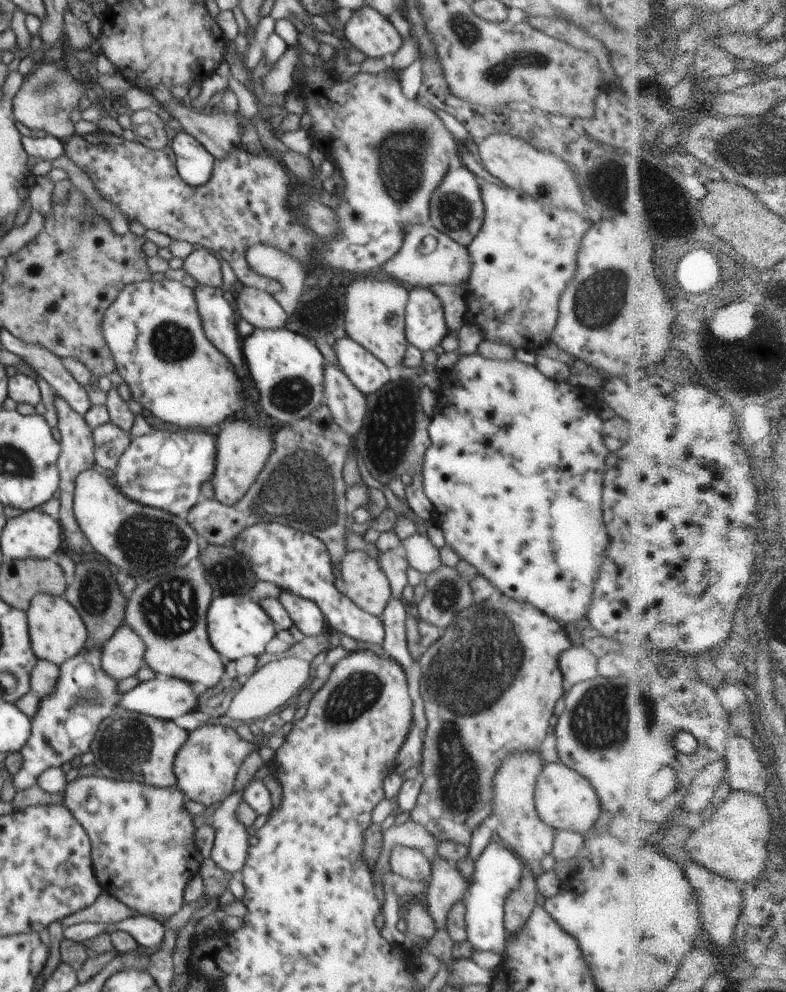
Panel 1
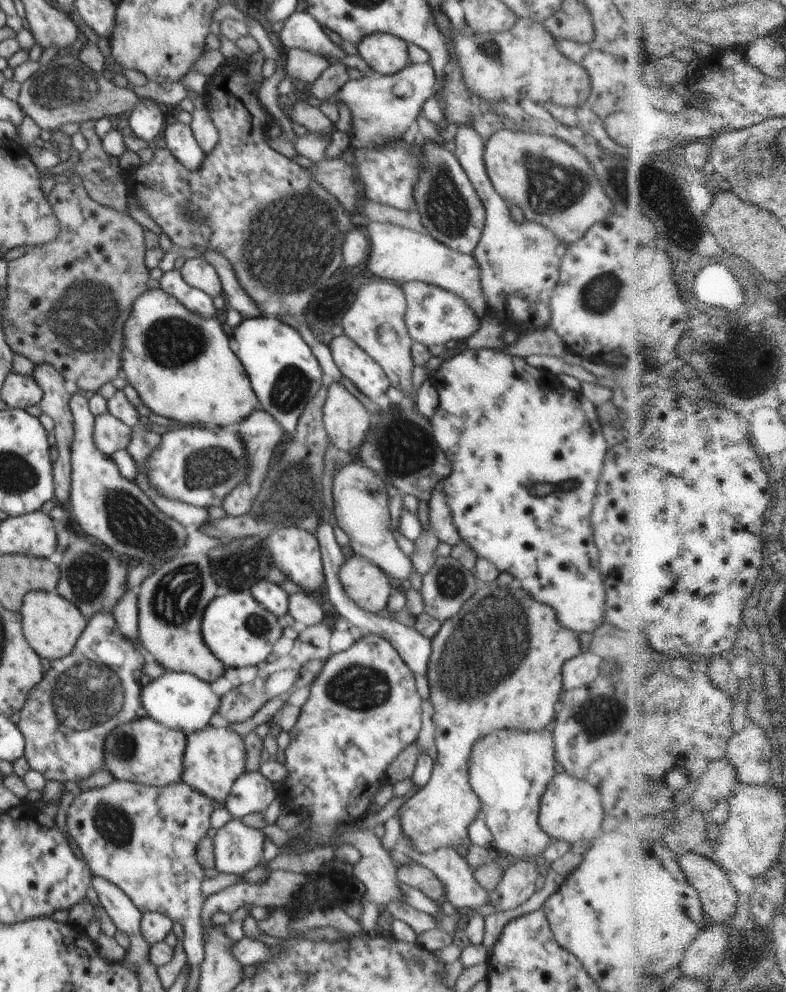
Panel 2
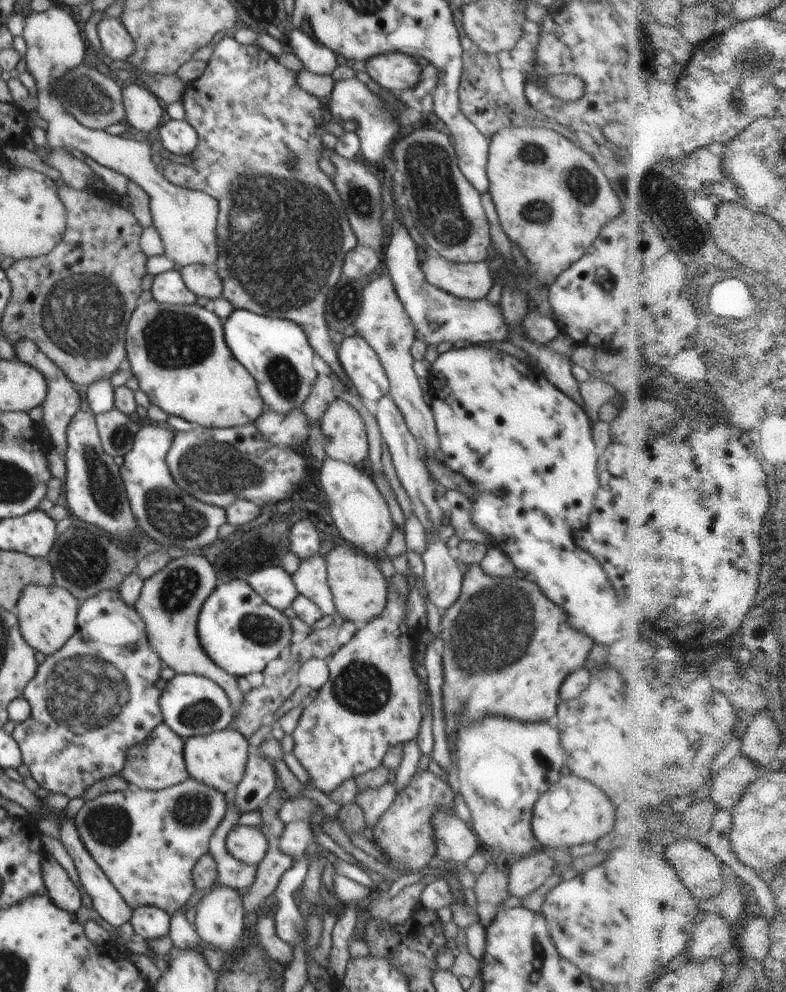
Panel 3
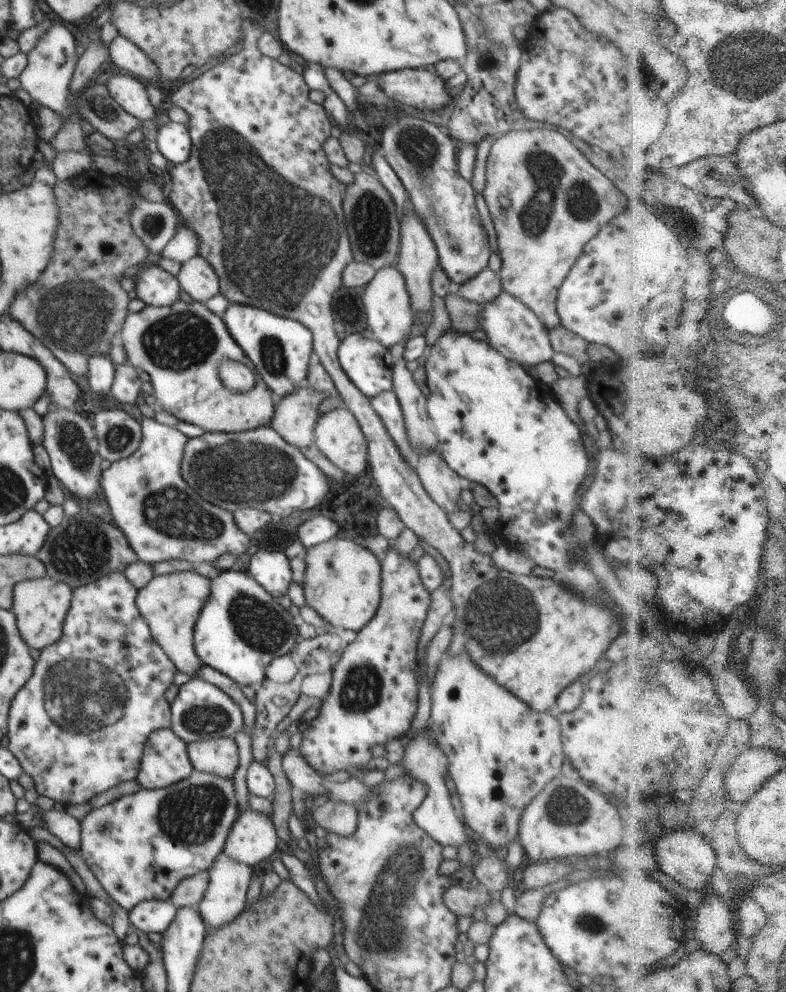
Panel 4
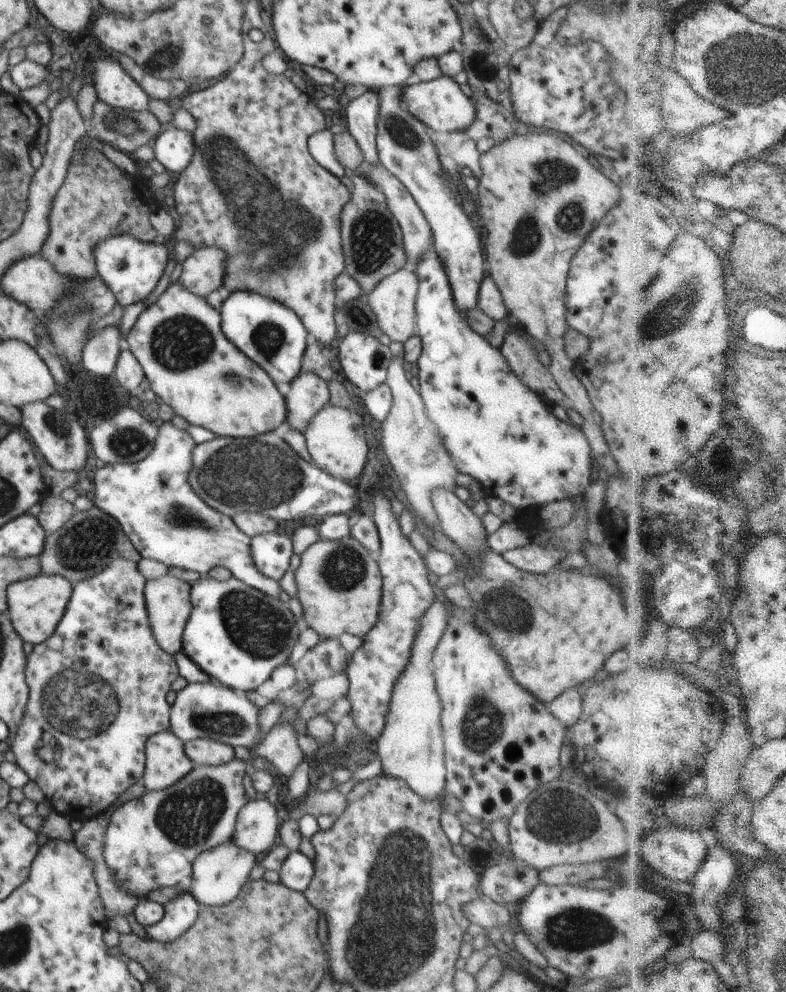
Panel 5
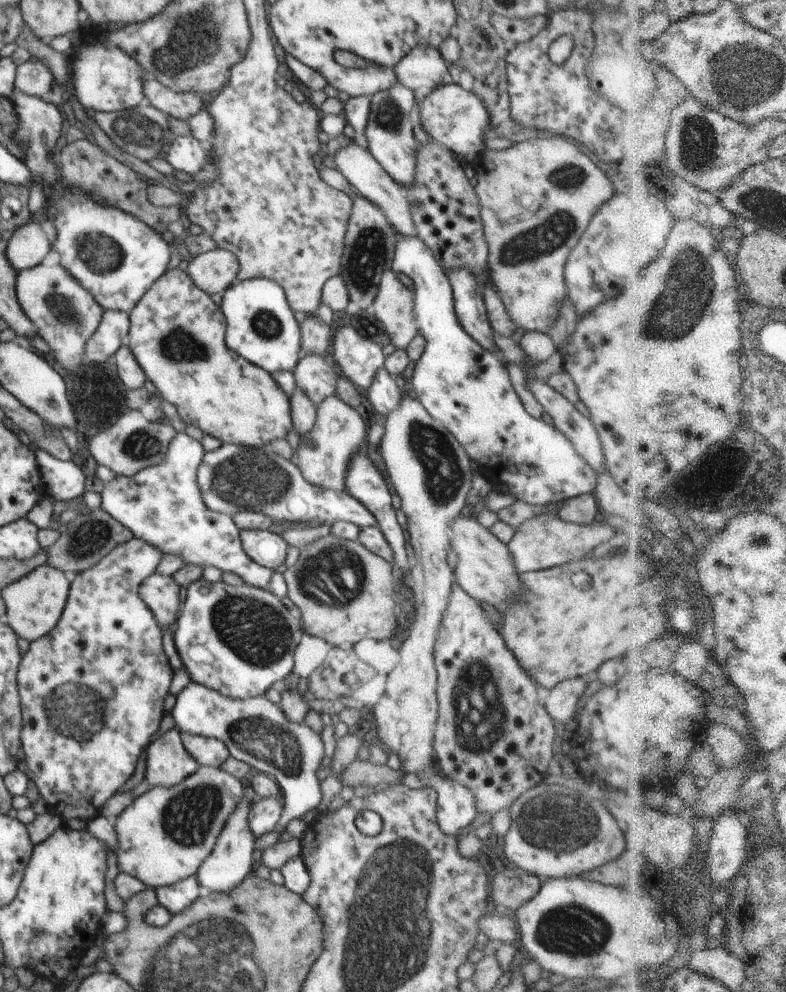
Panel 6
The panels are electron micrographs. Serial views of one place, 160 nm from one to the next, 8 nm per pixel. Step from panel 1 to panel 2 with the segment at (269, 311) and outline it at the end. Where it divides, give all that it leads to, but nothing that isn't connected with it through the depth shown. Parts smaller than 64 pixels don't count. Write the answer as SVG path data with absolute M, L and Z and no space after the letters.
M200 246L202 258L212 264L221 281L222 295L226 298L226 303L240 312L244 317L256 317L262 315L259 309L251 302L247 296L248 292L240 286L240 282L236 279L230 262L224 258L222 254L216 250L204 250Z

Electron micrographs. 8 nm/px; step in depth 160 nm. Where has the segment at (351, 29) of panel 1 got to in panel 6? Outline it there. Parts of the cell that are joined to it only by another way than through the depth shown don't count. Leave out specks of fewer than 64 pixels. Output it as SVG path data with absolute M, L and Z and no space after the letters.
M456 83L442 84L432 91L422 102L419 118L432 140L468 163L475 163L486 151L484 134L492 128L491 116L480 97Z

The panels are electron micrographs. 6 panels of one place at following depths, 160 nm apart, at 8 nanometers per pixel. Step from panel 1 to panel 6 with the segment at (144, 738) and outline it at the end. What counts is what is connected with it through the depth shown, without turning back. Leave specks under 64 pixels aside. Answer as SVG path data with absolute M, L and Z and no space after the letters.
M178 728L167 731L145 748L145 781L153 787L181 783L199 769L194 757L184 748Z

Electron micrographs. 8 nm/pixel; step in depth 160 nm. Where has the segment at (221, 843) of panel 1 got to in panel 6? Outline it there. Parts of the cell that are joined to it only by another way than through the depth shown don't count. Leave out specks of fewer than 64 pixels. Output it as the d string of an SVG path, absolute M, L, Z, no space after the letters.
M268 797L250 805L249 827L255 838L276 829L283 813L278 798Z

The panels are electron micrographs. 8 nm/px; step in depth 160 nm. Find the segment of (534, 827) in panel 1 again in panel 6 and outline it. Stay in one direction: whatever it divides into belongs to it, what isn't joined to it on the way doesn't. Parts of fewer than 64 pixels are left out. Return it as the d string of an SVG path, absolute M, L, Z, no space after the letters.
M453 581L451 593L448 599L448 604L444 609L444 614L441 618L441 627L436 632L436 637L433 646L433 657L435 660L435 669L437 672L437 687L436 696L438 703L438 714L435 722L433 736L434 758L440 772L444 776L455 780L457 783L463 784L470 792L476 801L478 812L484 812L491 816L497 813L502 808L511 806L511 804L519 798L519 796L530 790L537 782L543 782L547 777L547 766L552 761L552 747L555 736L554 724L551 716L547 713L545 705L540 704L536 694L537 684L516 660L514 653L507 647L505 640L501 634L496 631L496 627L490 622L490 616L484 612L479 601L472 598L456 581Z

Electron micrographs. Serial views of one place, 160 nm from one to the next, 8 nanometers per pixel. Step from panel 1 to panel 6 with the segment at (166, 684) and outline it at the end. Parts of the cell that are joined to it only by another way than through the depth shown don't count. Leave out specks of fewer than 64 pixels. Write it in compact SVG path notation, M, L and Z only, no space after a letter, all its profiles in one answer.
M192 680L175 697L171 715L180 733L221 740L236 760L246 762L258 773L267 774L277 782L281 797L285 799L283 813L276 826L278 832L287 828L290 819L302 819L319 805L318 770L324 758L324 744L320 734L306 723L292 722L279 705L266 699L265 695L248 700L231 699Z

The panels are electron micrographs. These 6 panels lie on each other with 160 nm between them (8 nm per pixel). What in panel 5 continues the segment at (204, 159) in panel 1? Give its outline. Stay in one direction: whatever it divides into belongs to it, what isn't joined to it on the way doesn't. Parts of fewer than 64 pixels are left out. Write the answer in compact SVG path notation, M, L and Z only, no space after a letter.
M172 124L164 127L151 145L155 160L174 172L185 170L194 156L192 133L175 128Z

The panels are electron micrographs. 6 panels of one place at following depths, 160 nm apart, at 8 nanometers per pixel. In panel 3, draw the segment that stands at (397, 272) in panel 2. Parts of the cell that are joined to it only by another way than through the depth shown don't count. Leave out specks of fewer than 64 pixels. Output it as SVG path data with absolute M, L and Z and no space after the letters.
M435 251L420 262L425 280L457 298L482 300L493 287L488 264L451 262Z

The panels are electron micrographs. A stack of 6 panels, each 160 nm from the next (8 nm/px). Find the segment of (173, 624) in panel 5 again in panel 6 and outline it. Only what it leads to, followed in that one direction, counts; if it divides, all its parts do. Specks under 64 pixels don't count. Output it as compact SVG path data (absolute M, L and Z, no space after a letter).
M152 573L139 586L139 597L152 611L158 624L163 629L174 623L180 608L179 584L172 576Z

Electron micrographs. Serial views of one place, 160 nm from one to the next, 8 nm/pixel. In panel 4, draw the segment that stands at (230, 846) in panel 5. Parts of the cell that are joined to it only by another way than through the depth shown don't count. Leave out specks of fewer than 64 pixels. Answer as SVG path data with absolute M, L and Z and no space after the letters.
M221 853L212 868L209 868L210 880L208 880L208 888L204 892L202 901L196 906L196 911L200 914L202 922L205 924L206 930L218 930L226 924L230 924L232 920L236 920L242 910L246 908L247 892L251 884L253 868L248 864L236 862Z

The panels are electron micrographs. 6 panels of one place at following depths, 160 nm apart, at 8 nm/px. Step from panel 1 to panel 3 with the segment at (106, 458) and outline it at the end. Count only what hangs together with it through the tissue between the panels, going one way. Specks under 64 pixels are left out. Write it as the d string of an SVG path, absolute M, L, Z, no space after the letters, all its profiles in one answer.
M114 407L109 412L96 414L96 425L104 452L117 459L124 457L134 446L139 426Z

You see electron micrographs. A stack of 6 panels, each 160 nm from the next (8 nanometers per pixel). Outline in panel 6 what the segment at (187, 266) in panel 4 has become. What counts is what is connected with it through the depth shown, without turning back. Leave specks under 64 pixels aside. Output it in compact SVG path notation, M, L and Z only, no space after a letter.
M216 248L190 260L187 273L207 295L224 292L236 282L239 260L234 253Z

